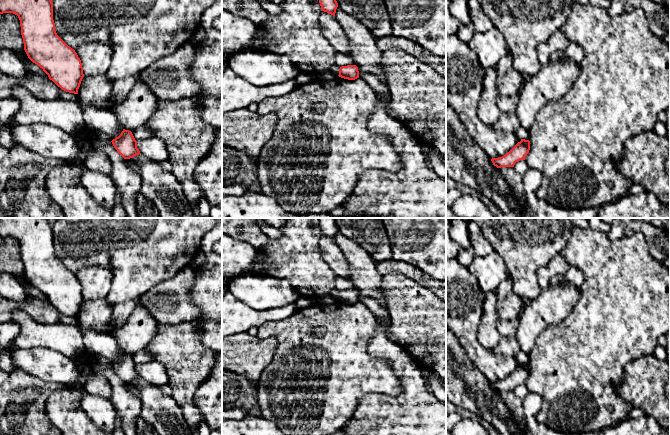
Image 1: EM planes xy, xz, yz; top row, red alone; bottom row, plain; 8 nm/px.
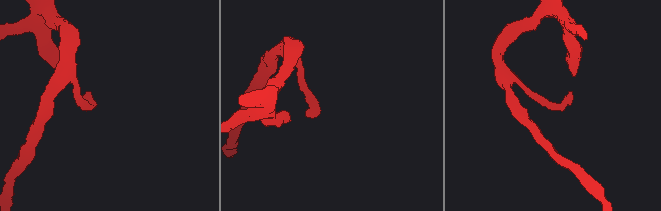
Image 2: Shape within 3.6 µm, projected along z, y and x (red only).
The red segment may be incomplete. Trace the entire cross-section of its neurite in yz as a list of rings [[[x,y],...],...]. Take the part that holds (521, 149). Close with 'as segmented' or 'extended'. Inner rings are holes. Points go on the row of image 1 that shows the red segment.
[[[521,139],[509,152],[504,156],[492,158],[491,161],[497,168],[514,167],[515,163],[520,160],[525,160],[525,157],[530,150],[530,141]]] | as segmented

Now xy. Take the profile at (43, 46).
[[[0,0],[0,14],[18,16],[24,50],[62,90],[78,94],[84,77],[80,58],[56,33],[52,0]]] | as segmented

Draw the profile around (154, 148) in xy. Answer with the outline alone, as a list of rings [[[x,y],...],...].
[[[156,136],[138,140],[137,148],[143,156],[157,163],[168,160],[168,151],[164,141]]]

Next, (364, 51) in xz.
[[[338,5],[335,18],[345,31],[350,44],[346,53],[366,73],[373,74],[384,84],[386,76],[382,70],[382,50],[377,46],[376,38],[364,23],[345,13]]]

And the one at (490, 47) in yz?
[[[495,27],[485,33],[474,32],[468,44],[484,69],[495,68],[498,61],[508,53],[503,36]]]

